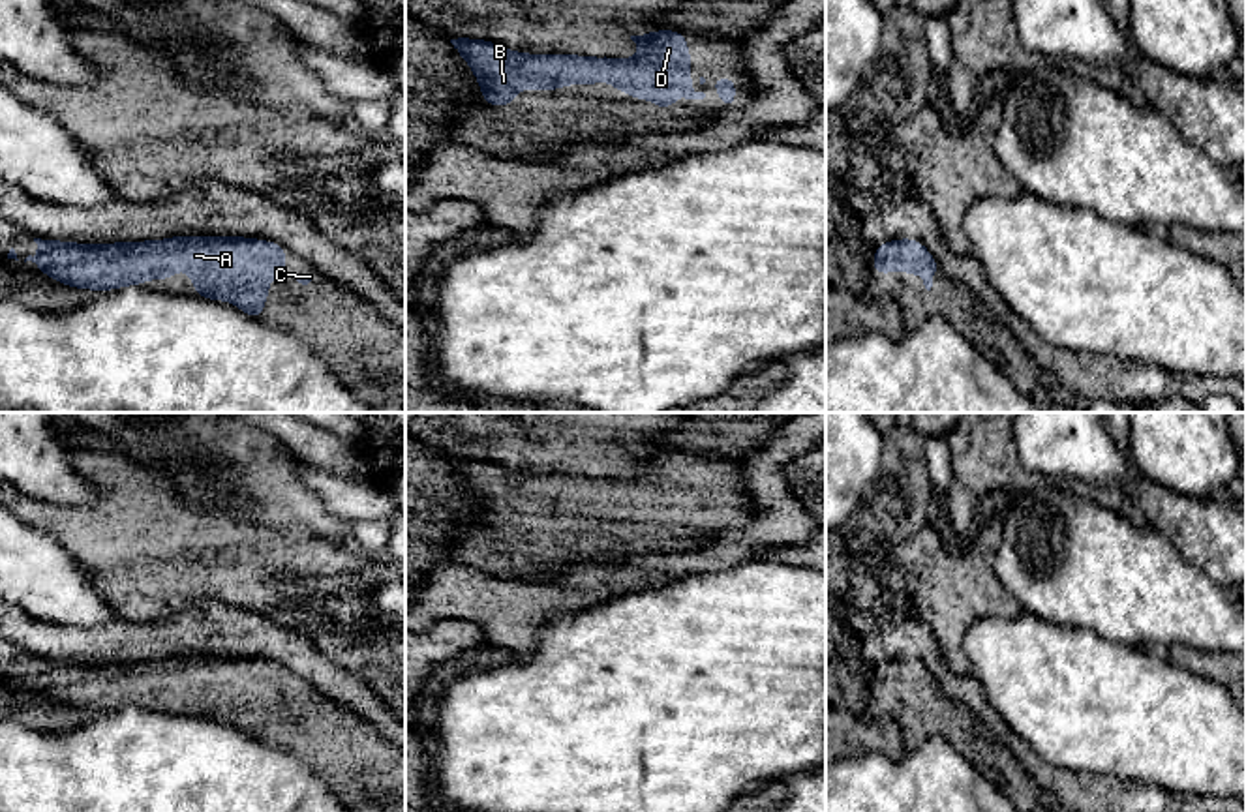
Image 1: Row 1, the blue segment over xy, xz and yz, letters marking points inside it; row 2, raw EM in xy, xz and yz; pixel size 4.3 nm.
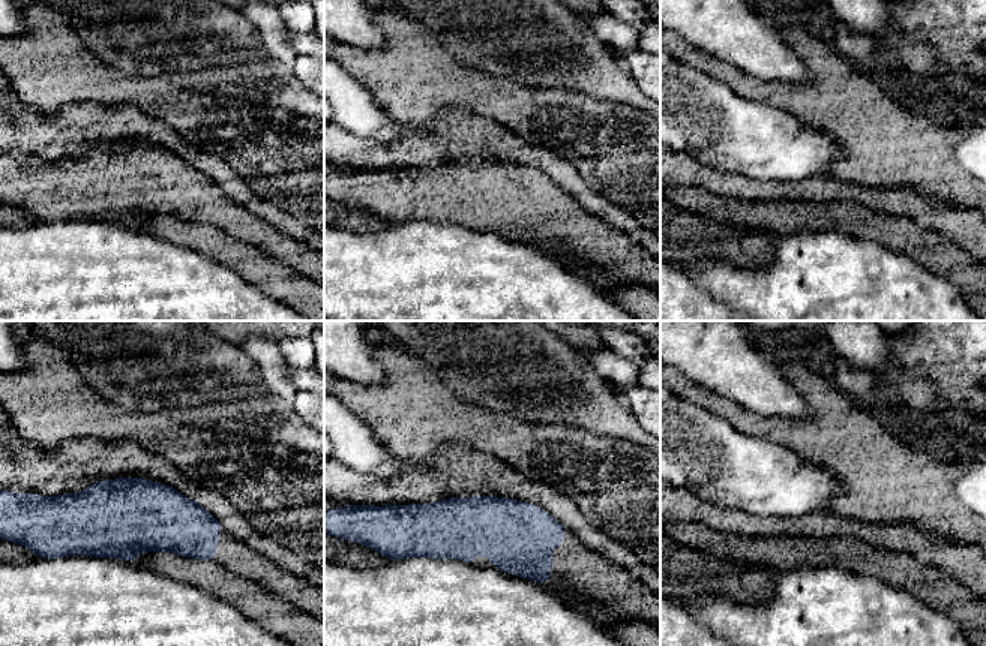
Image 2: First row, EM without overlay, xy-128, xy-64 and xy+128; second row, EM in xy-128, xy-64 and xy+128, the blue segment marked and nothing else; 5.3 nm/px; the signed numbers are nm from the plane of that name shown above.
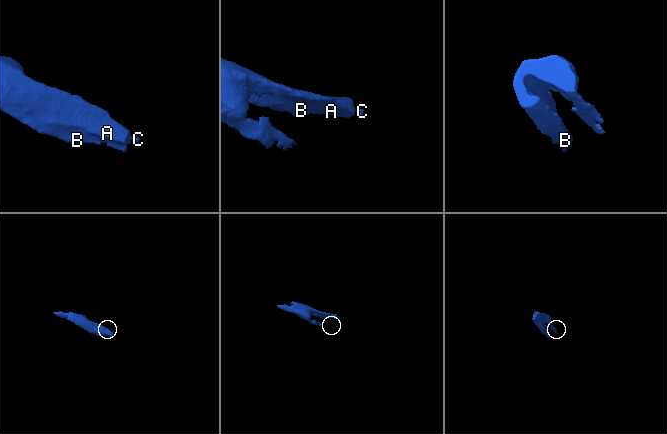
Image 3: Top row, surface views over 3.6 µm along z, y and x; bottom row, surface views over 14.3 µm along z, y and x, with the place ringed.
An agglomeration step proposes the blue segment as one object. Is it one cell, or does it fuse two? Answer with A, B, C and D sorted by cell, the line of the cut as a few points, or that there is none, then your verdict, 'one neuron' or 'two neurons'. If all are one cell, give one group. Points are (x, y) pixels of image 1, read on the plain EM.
A B C D | no cut | one neuron

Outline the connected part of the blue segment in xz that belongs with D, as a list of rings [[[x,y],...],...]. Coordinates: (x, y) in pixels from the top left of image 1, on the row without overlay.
[[[655,450],[631,459],[640,467],[638,478],[514,473],[473,458],[450,463],[469,484],[490,527],[510,525],[520,508],[561,510],[567,504],[599,504],[602,499],[632,519],[651,519],[662,531],[676,525],[677,514],[685,519],[706,518],[704,512],[691,510],[691,473],[685,454]]]

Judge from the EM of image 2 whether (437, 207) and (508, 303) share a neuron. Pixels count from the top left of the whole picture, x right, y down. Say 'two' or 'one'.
two

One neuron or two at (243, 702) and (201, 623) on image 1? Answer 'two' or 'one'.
two

